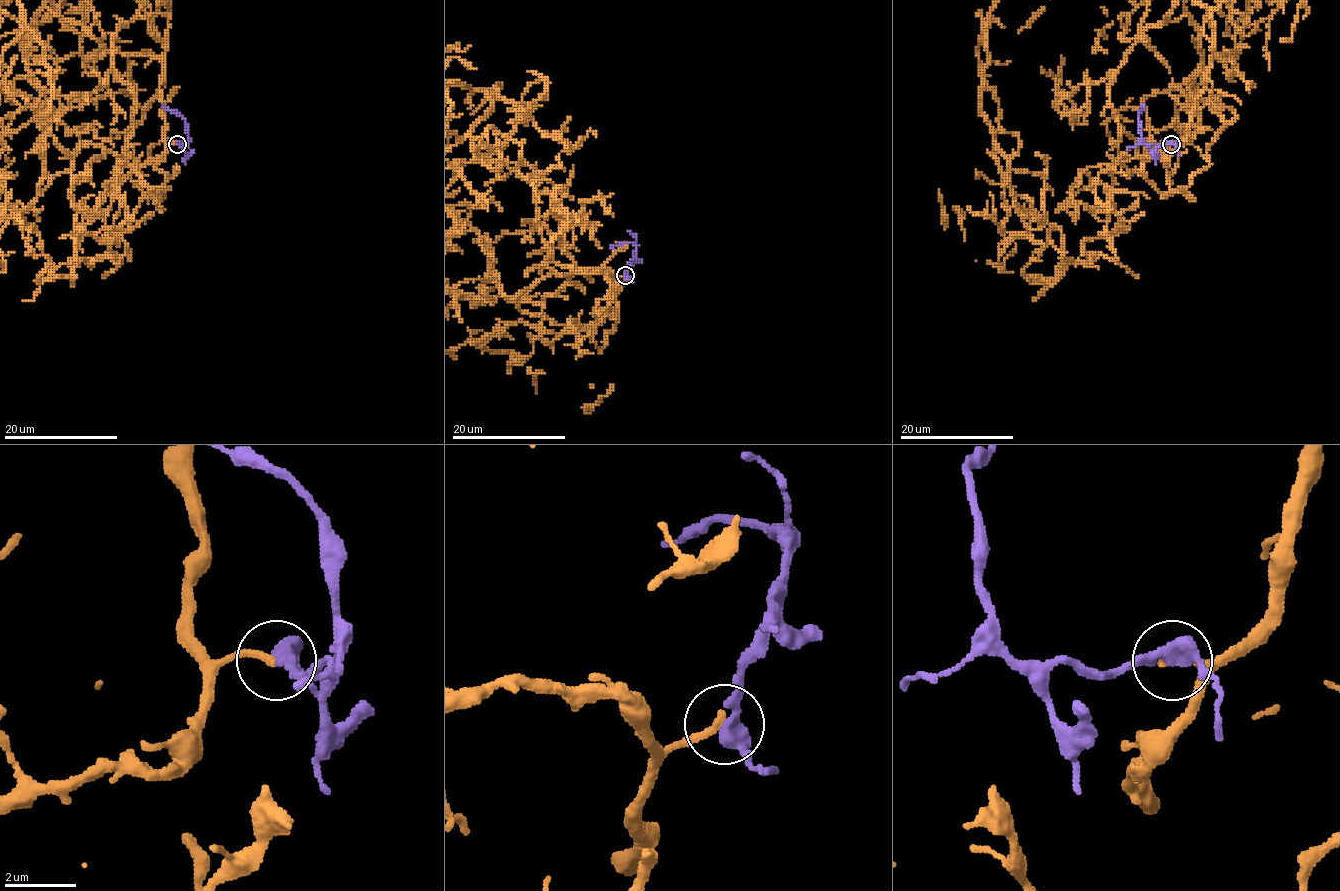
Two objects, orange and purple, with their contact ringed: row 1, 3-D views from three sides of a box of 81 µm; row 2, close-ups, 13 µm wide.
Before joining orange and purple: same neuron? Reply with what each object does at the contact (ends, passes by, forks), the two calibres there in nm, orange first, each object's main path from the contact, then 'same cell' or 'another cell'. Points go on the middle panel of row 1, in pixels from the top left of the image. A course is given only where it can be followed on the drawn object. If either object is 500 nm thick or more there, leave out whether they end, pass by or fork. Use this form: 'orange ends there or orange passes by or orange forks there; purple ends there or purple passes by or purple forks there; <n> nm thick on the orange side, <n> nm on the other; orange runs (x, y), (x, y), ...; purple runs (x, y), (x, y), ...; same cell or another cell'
orange ends there; purple passes by; 260 nm thick on the orange side, 440 nm on the other; purple runs (625, 274), (634, 244), (609, 246); same cell

